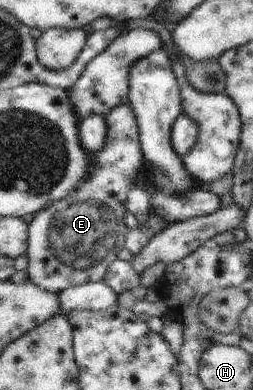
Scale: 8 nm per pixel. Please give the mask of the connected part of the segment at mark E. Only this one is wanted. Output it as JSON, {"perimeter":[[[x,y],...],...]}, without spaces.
{"perimeter":[[[131,104],[118,105],[105,117],[107,123],[107,139],[101,151],[95,153],[96,161],[90,165],[85,181],[61,201],[55,201],[47,208],[43,208],[34,215],[28,229],[28,247],[25,255],[29,259],[27,275],[29,282],[43,291],[60,293],[68,287],[98,282],[105,277],[106,269],[113,265],[114,253],[117,253],[117,235],[125,224],[125,202],[129,191],[135,187],[135,177],[143,169],[143,152],[139,143],[139,129],[137,119],[131,109]]]}

